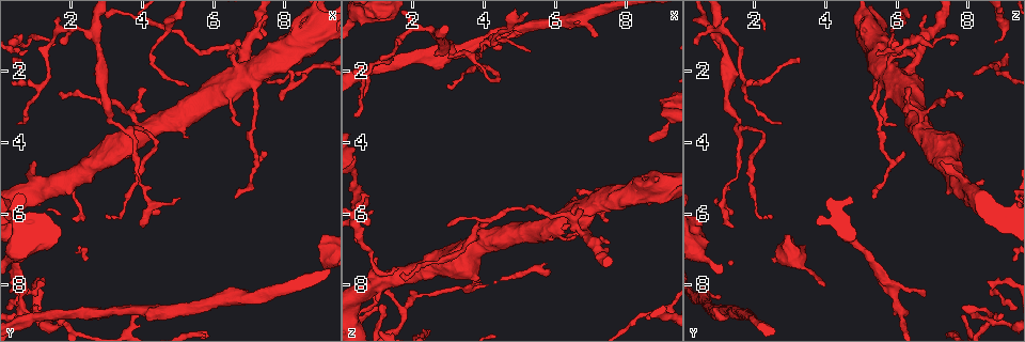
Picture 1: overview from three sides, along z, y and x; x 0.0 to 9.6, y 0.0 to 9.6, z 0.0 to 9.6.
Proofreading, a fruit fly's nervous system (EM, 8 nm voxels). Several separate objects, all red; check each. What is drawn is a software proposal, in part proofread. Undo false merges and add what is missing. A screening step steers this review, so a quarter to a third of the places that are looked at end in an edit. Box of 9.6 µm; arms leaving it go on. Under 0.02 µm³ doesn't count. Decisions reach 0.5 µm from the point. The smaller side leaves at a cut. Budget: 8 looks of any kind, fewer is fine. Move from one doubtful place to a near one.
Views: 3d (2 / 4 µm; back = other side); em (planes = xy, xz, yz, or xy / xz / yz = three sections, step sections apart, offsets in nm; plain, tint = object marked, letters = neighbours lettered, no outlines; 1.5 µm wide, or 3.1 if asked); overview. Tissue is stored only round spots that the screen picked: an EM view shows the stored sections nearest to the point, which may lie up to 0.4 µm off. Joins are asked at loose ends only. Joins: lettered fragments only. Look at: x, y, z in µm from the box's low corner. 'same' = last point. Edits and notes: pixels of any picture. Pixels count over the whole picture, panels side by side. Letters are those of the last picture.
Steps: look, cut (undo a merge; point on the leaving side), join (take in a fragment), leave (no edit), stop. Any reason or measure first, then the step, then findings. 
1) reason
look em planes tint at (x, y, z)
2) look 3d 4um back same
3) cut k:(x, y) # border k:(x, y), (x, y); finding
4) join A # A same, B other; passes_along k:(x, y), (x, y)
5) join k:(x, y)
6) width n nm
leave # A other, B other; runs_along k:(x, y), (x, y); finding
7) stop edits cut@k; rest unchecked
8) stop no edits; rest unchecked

thin end
look em yz step 8 letters at (8.65, 7.90, 3.90)

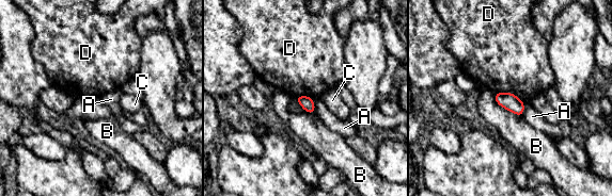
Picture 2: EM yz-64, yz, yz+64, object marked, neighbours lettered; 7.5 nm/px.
look em planes letters same

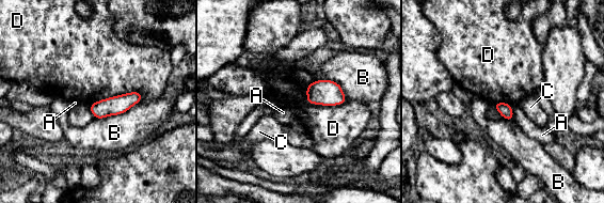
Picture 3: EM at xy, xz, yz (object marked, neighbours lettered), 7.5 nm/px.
longest_contact D 400 nm
leave # A other, B other, C other, D other; border 3:(142, 94), (127, 92), (90, 105); none of them fits

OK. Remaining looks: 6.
long arm stops here
look em planes letters at (3.85, 8.85, 7.80)

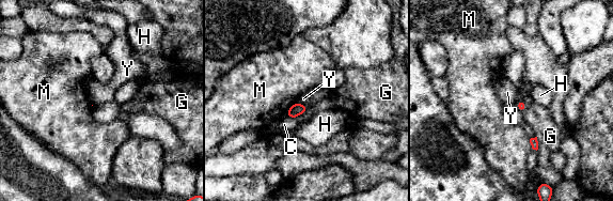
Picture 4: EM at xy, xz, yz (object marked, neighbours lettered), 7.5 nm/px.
leave # C other, G other, H other, M other, Y other; border 4:(295, 102), (307, 106); none of them fits

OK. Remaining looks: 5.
thin end
look em yz step 8 tint at (5.10, 5.50, 0.90)

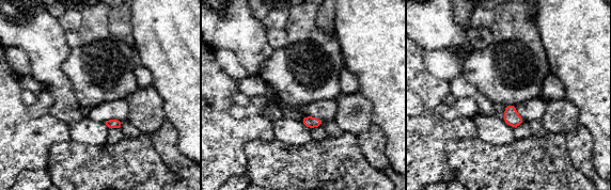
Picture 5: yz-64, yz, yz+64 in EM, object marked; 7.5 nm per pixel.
another direction
look em planes letters same

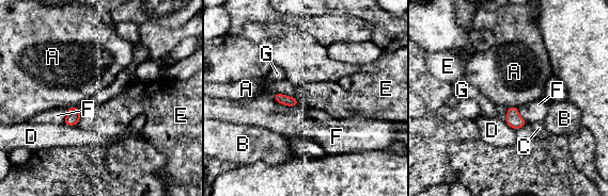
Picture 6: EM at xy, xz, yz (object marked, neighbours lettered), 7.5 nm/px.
width 80 nm
leave # A other, B other, C other, D other, E other, F other, G other; no lettered fragment goes on from it

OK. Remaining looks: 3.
stop no edits; rest unchecked

